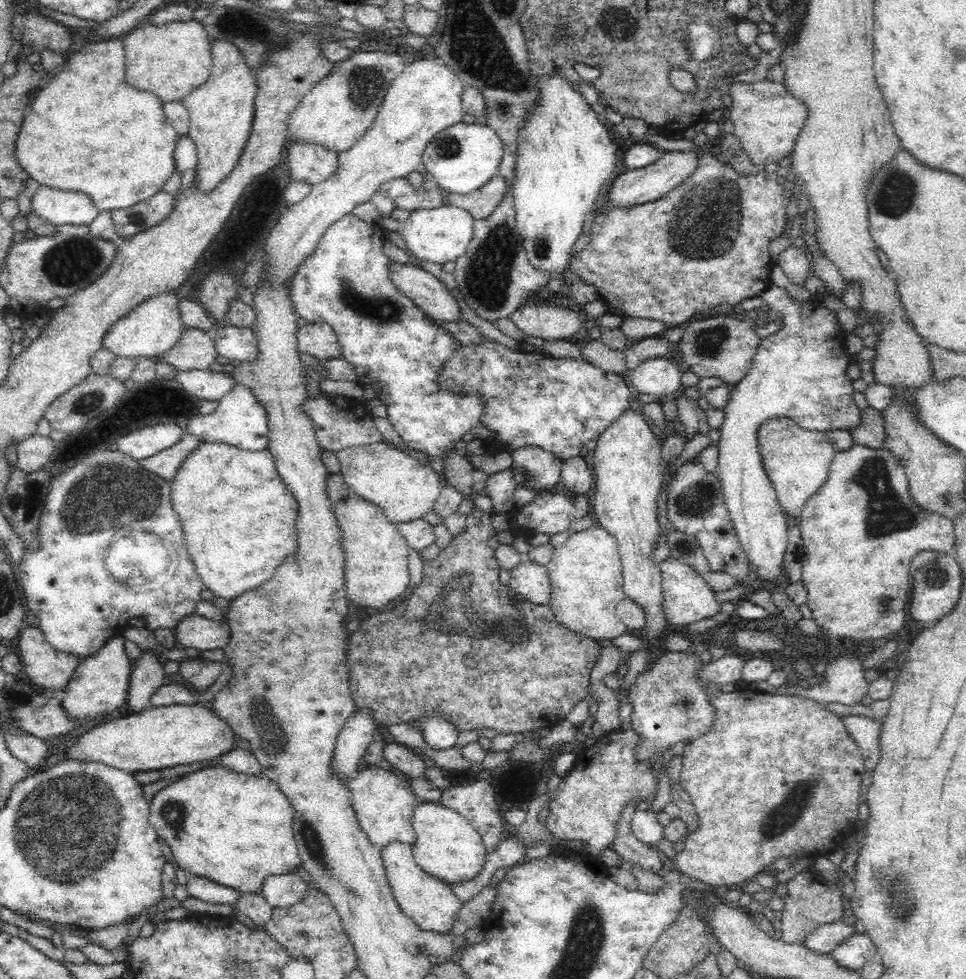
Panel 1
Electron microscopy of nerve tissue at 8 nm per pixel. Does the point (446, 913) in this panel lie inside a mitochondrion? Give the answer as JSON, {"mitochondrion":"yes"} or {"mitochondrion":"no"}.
{"mitochondrion":"no"}

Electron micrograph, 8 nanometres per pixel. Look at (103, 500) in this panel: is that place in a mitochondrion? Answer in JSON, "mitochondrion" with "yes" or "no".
{"mitochondrion":"yes"}

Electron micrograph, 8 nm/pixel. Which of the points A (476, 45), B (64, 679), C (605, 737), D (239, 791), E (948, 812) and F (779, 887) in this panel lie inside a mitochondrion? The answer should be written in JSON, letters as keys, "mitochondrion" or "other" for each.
{"A":"mitochondrion","B":"other","C":"other","D":"other","E":"other","F":"other"}

